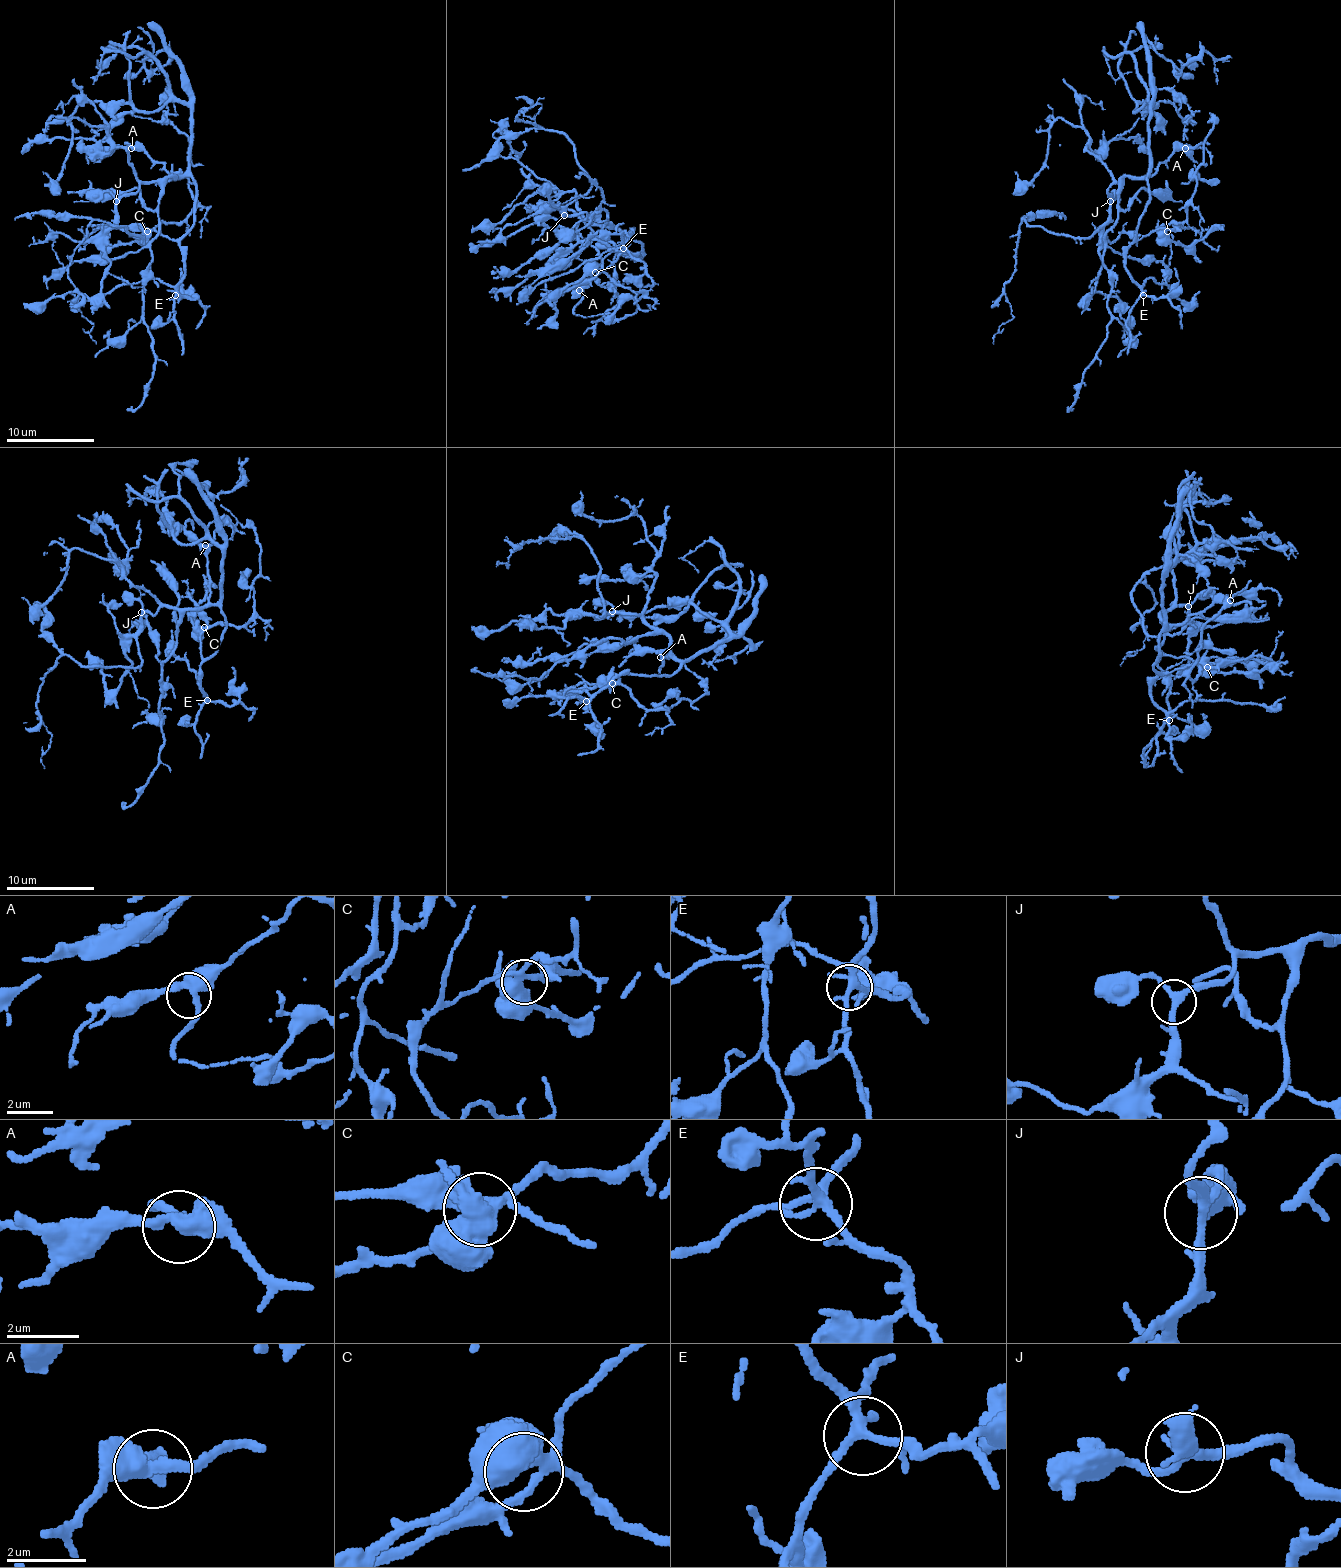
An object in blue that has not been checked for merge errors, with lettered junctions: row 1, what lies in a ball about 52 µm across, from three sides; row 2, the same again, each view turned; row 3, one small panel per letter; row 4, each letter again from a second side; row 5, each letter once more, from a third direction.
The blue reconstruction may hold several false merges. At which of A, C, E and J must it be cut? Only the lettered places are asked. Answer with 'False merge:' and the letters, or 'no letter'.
False merge: no letter

